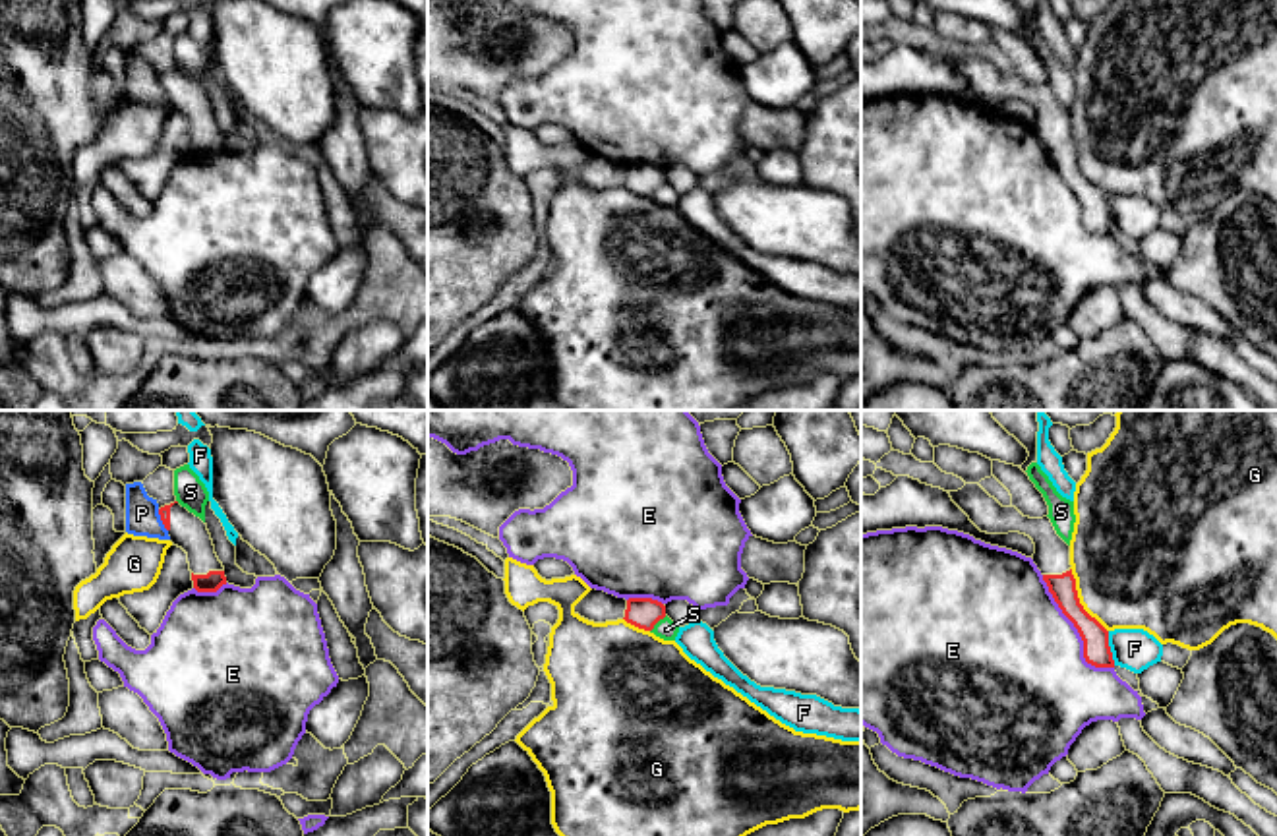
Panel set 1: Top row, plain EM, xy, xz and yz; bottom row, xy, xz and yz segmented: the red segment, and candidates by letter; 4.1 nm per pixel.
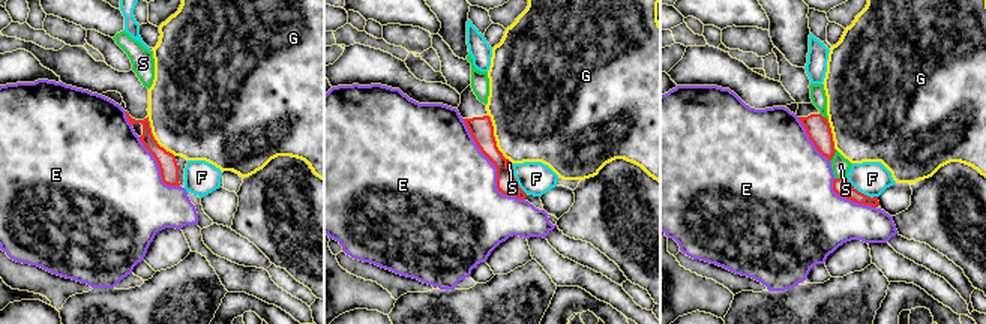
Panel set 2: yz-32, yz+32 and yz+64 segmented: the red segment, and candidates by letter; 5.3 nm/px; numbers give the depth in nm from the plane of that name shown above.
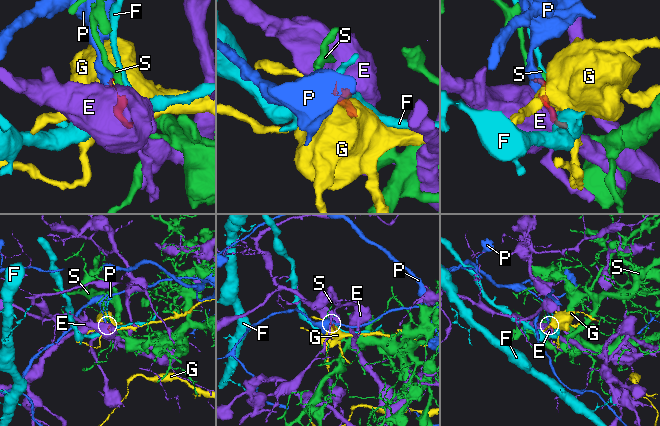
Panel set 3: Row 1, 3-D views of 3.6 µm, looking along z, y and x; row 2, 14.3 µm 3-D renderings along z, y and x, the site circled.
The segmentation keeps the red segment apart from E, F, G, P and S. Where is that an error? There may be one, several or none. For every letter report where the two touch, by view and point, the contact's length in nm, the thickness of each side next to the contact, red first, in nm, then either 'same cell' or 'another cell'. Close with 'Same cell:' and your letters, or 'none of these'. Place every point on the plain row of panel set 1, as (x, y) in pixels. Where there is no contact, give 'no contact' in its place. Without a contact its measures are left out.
E: meets red in yz at (1078, 198); contact 500 nm long; 110 nm thick on the red side, 480 nm on the other; another cell
F: meets red in yz at (1109, 215); contact 150 nm long; 110 nm thick on the red side, 180 nm on the other; another cell
G: meets red in yz at (1078, 167); contact 320 nm long; 110 nm thick on the red side, 460 nm on the other; another cell
P: meets red in xy at (163, 88); contact 100 nm long; 50 nm thick on the red side, 140 nm on the other; another cell
S: meets red in xz at (656, 188); contact 100 nm long; 130 nm thick on the red side, 90 nm on the other; another cell
Same cell: none of these

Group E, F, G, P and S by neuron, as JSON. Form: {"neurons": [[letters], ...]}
{"neurons": [["E"], ["F"], ["G"], ["P"], ["S"]]}

